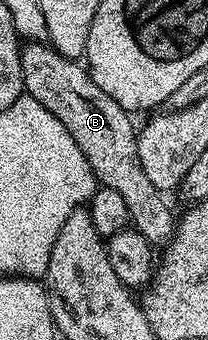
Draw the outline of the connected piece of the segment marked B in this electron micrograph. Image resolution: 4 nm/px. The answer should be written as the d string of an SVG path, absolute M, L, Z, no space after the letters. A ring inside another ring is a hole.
M27 42L21 52L20 73L25 94L40 101L40 105L72 133L72 141L80 145L80 153L84 153L95 180L101 186L116 189L116 193L124 197L133 230L139 231L151 245L169 243L174 235L176 215L166 208L163 192L148 181L144 165L140 165L136 123L134 127L131 112L116 105L116 101L92 81L89 70L79 60L64 57L49 42Z

